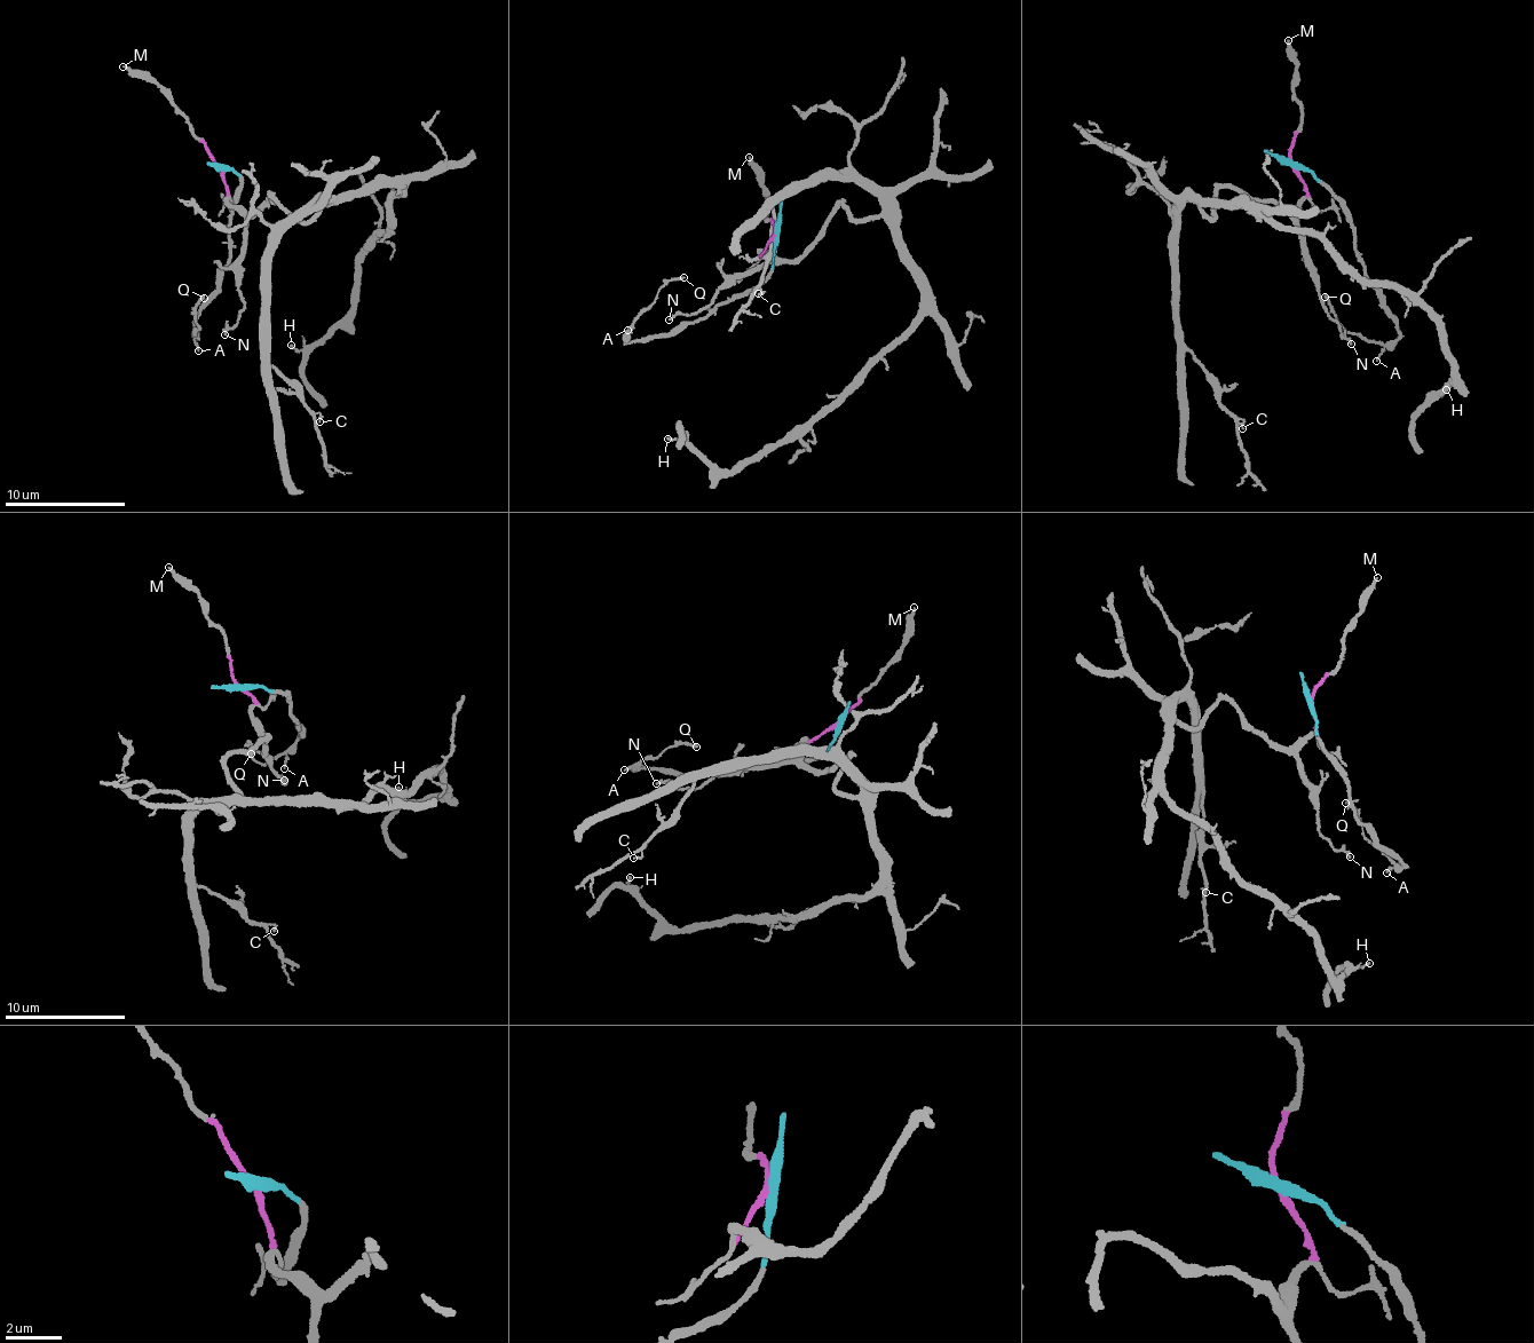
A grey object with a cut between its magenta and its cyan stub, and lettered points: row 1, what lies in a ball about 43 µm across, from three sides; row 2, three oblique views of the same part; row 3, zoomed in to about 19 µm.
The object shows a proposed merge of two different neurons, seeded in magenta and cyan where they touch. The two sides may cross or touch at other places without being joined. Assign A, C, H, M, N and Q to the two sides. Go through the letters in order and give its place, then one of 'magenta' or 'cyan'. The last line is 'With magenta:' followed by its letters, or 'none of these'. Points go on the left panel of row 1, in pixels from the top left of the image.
A: place (198, 350); cyan
C: place (319, 421); magenta
H: place (291, 345); magenta
M: place (123, 66); magenta
N: place (224, 334); magenta
Q: place (204, 298); cyan
With magenta: C, H, M, N

